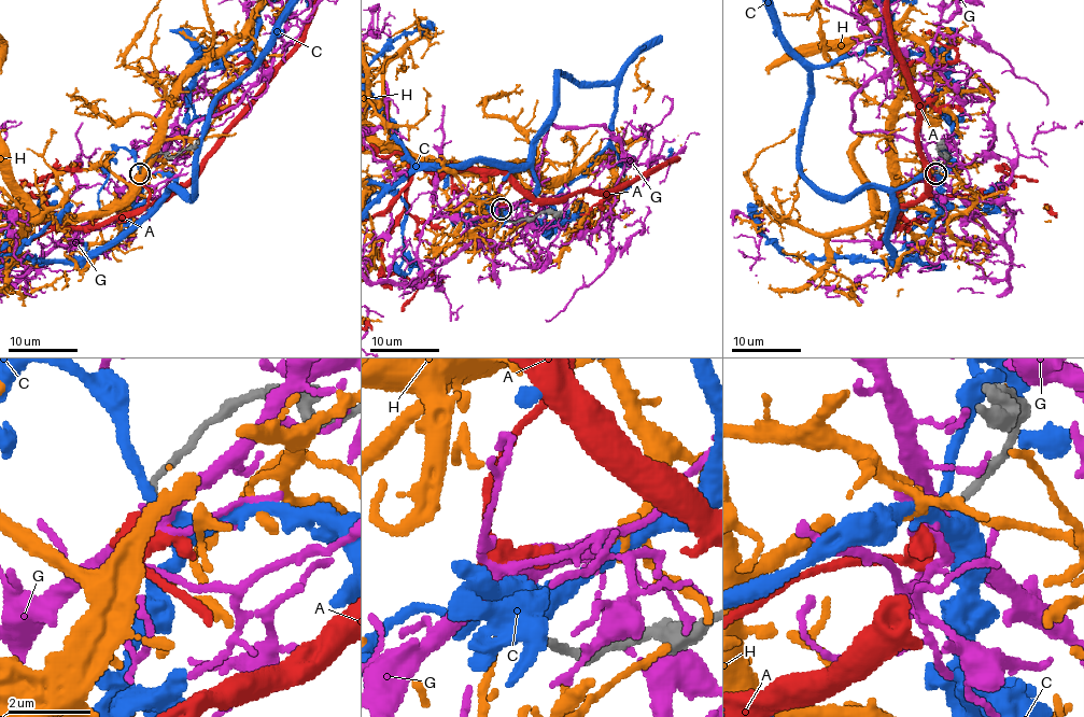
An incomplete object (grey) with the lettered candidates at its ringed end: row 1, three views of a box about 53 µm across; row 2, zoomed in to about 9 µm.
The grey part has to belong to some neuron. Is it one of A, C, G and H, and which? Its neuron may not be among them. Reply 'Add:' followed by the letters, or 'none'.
Add: A

